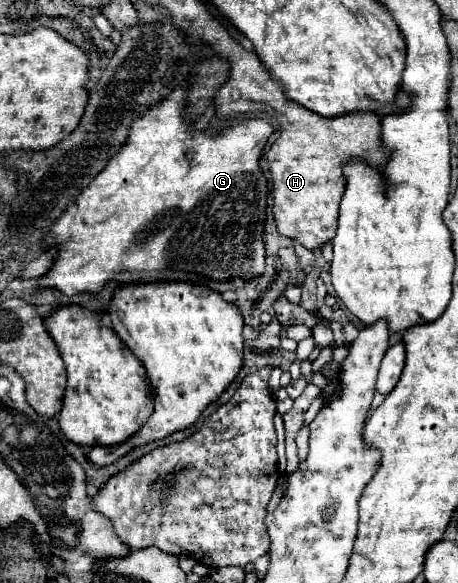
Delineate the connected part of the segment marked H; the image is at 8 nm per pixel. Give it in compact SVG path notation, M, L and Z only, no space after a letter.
M308 111L306 125L296 125L296 127L286 125L286 127L288 129L280 131L276 143L268 151L268 167L274 177L272 195L274 195L274 217L276 217L278 233L284 237L290 237L292 241L298 241L306 249L320 249L336 235L338 205L346 191L346 177L342 171L342 165L358 157L382 173L386 167L386 161L390 159L390 151L382 147L380 119L370 113L350 113L350 115L326 119Z

